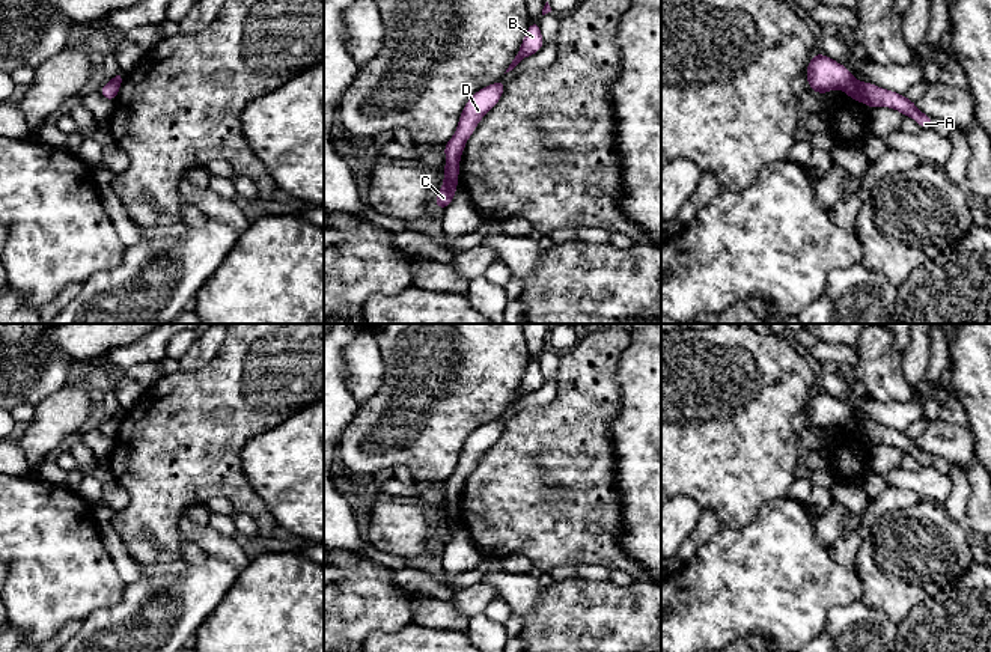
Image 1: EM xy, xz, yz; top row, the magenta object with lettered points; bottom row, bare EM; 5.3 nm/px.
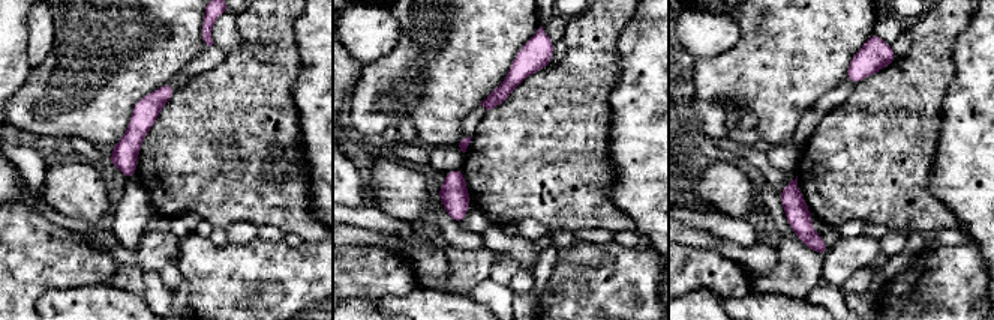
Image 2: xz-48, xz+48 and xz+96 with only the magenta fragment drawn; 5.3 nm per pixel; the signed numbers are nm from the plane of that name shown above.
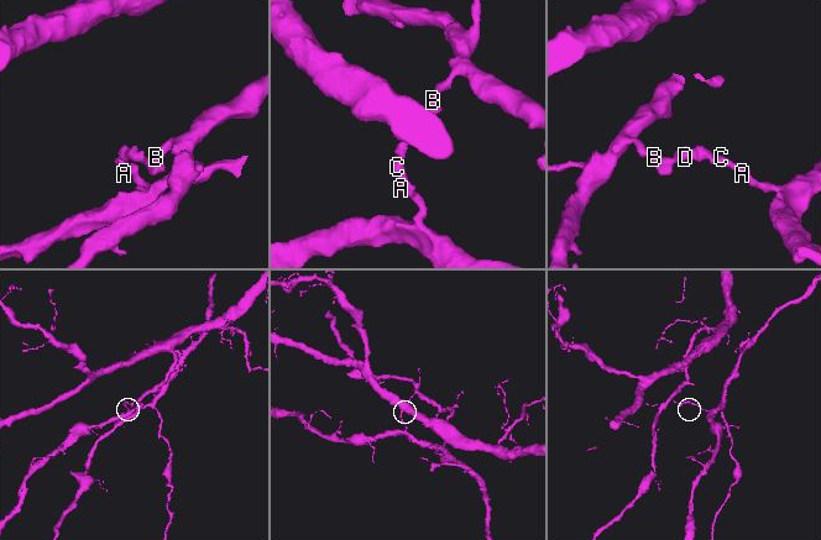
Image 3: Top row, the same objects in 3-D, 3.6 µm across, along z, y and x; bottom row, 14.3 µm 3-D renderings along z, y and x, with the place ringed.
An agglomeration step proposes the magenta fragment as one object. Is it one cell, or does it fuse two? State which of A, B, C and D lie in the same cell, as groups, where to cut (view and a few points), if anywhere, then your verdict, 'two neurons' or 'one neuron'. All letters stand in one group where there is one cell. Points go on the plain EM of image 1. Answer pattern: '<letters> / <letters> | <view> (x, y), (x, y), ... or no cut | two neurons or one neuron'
A C / B D | xz (445, 506), (457, 514) | two neurons

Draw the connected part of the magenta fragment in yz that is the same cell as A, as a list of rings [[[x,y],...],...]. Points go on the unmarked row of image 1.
[[[852,417],[845,431],[854,437],[861,438],[864,443],[875,446],[875,444],[890,444],[901,449],[904,453],[910,453],[914,456],[922,467],[932,465],[934,456],[925,450],[922,450],[914,438],[910,438],[904,432],[896,429],[878,425],[871,420]]]

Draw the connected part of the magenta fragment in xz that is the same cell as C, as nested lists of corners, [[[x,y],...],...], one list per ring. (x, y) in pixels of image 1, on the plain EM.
[[[447,507],[444,509],[444,518],[441,523],[440,530],[435,533],[435,547],[444,547],[447,545],[455,533],[456,524],[458,524],[458,513],[449,510]]]

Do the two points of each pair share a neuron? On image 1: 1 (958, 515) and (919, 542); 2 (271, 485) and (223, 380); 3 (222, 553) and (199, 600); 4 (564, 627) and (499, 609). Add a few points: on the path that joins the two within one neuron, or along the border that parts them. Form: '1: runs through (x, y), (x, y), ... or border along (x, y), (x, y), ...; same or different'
1: border along (942, 505), (952, 518), (963, 524); different
2: border along (282, 423), (247, 441), (241, 452), (244, 475); different
3: border along (210, 556), (228, 560), (238, 569); different
4: border along (499, 595), (511, 612); different

